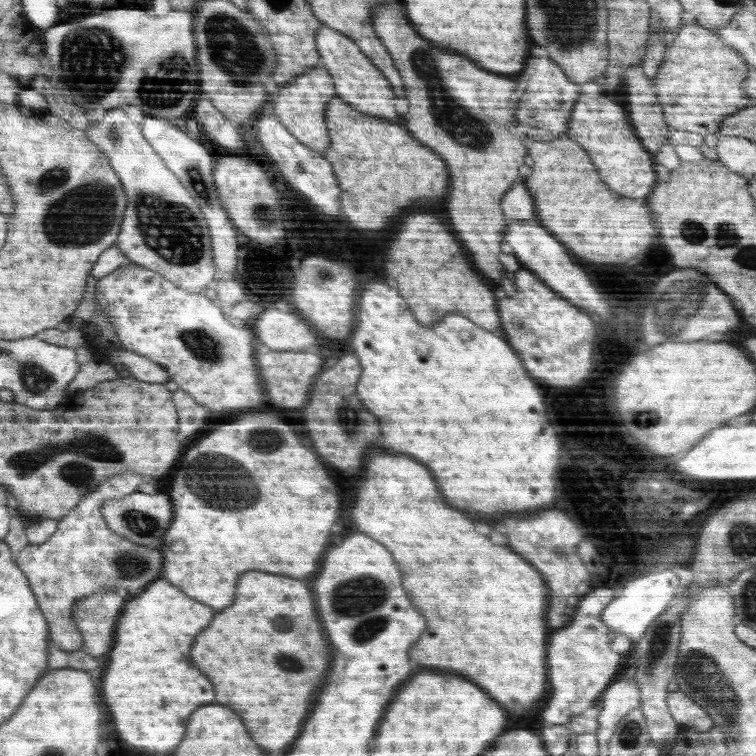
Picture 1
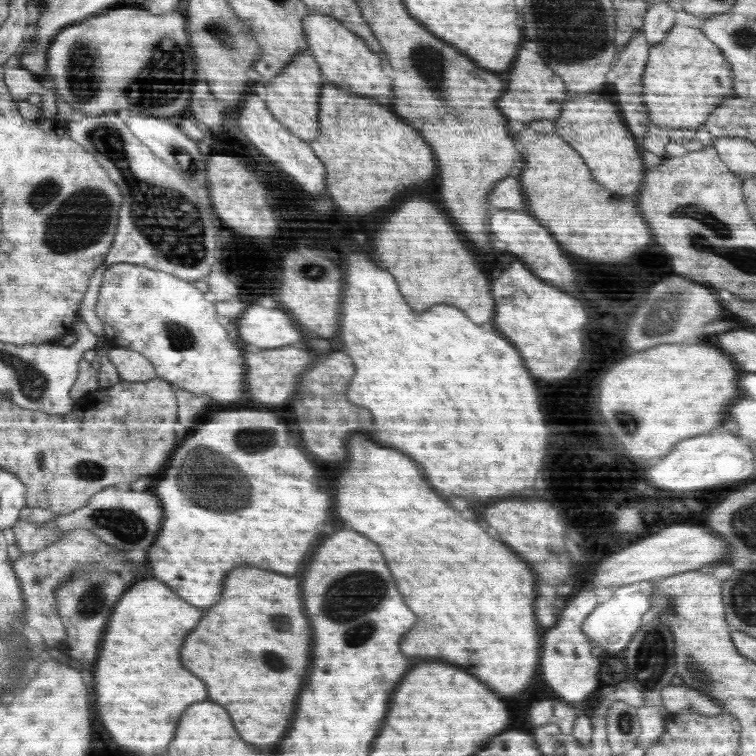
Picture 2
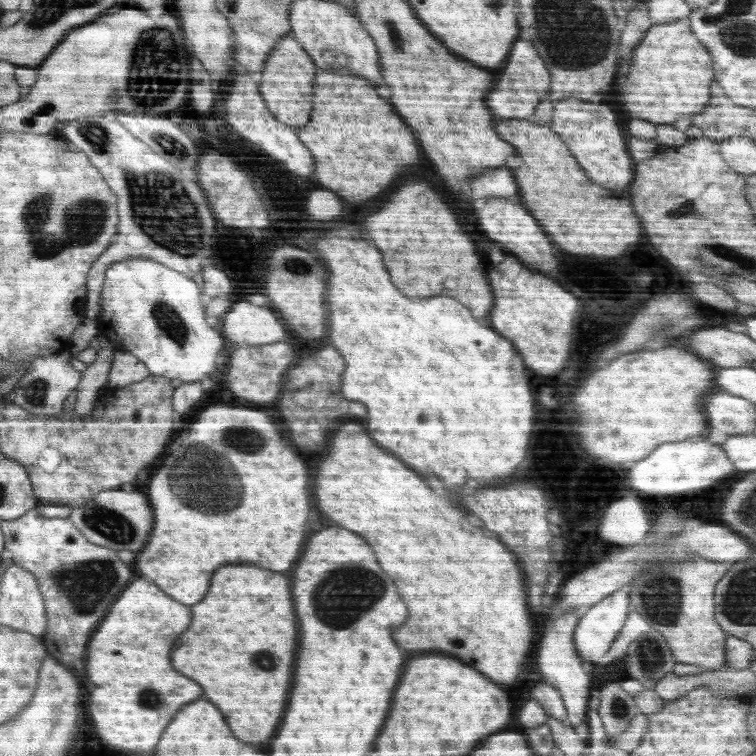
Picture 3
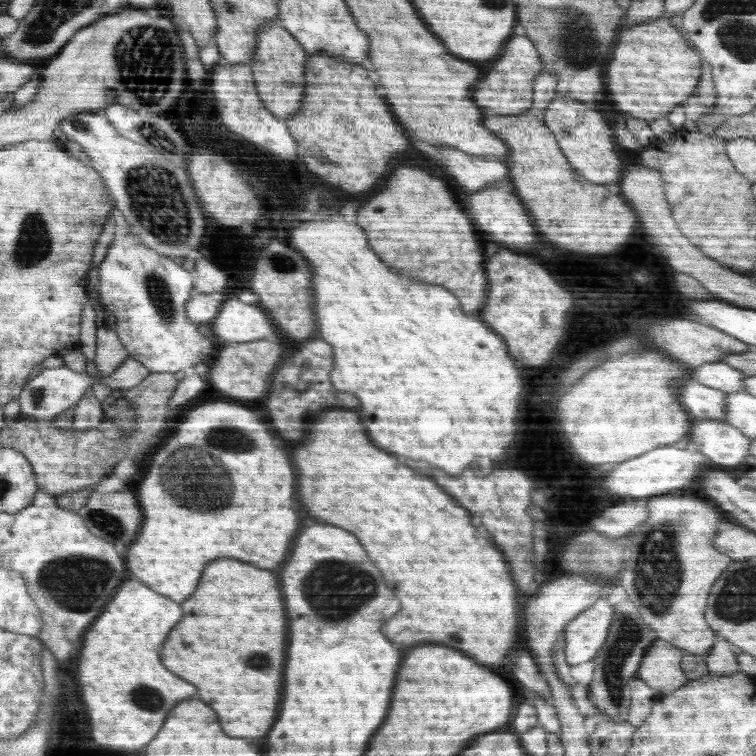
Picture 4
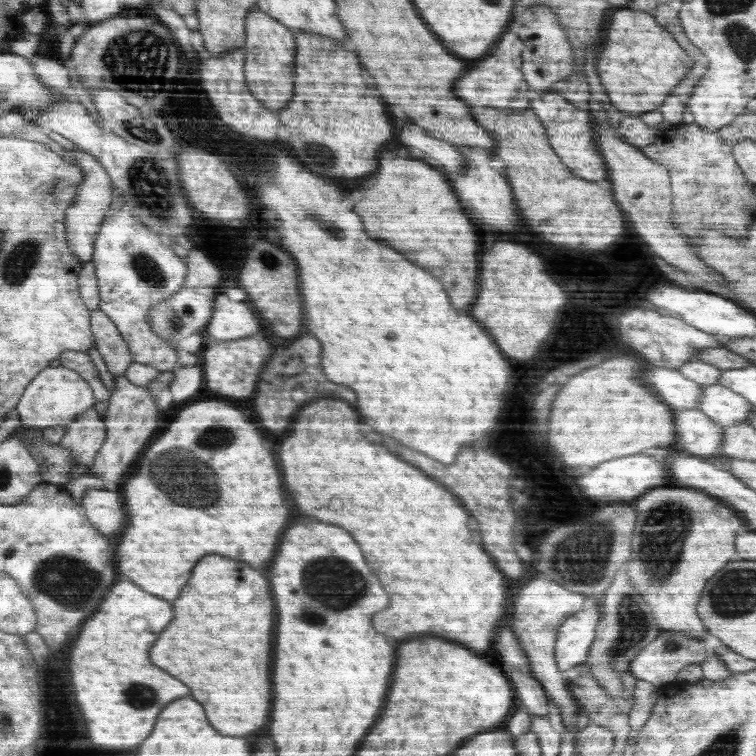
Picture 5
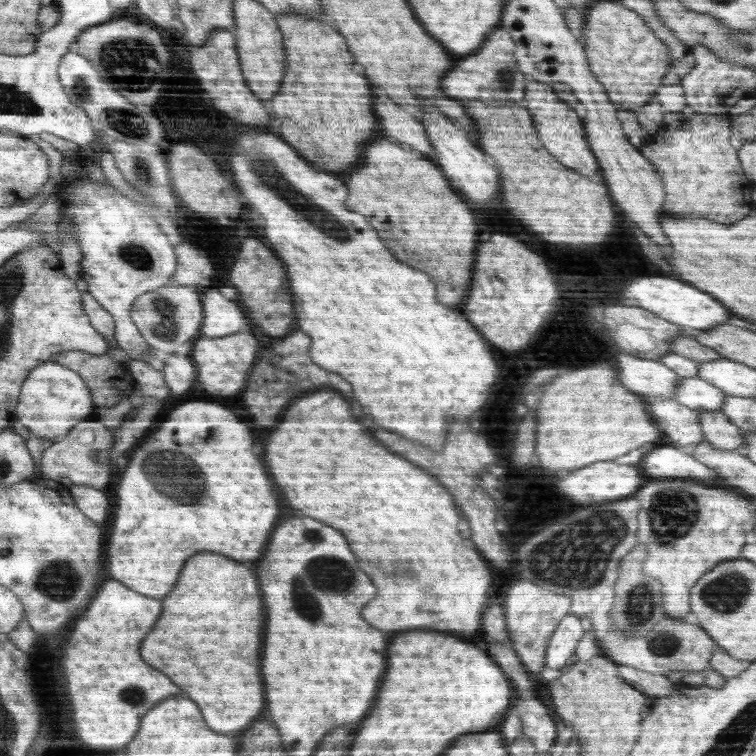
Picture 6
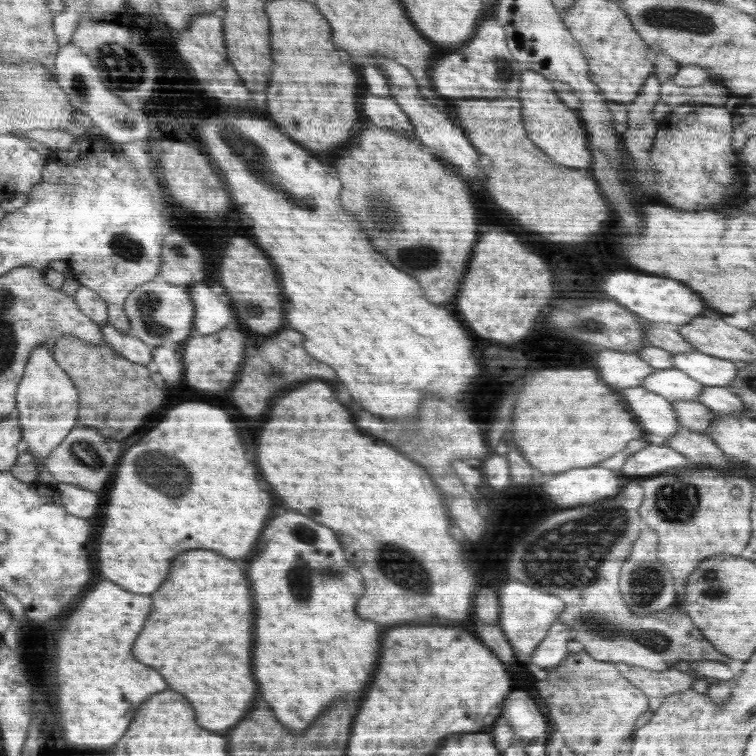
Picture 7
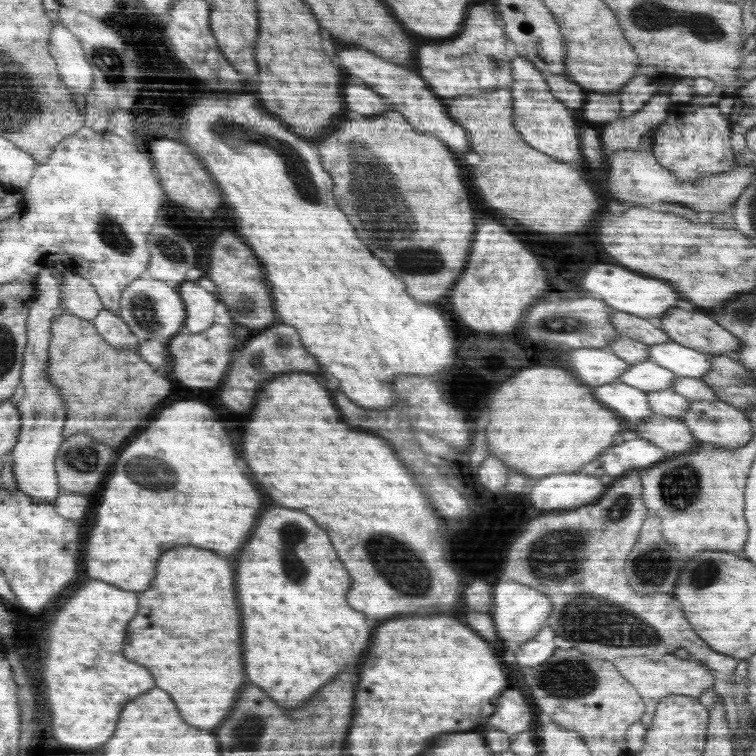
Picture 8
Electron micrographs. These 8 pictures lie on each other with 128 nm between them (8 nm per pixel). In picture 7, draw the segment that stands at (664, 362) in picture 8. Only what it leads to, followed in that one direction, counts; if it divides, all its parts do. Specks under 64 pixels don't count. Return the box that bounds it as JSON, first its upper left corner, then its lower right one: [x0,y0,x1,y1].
[671,351,740,387]

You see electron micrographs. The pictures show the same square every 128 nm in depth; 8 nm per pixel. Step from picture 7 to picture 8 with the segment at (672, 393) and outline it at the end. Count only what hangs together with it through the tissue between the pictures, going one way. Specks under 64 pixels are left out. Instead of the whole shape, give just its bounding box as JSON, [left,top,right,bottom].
[619,360,676,392]

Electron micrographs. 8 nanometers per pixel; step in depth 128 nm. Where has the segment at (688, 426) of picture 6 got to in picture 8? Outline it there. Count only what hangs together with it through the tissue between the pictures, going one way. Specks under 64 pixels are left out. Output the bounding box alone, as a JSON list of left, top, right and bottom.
[593,381,654,426]

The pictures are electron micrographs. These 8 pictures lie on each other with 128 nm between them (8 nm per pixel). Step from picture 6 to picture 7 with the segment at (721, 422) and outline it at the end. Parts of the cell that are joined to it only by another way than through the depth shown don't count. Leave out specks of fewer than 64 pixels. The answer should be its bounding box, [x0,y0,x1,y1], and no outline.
[673,400,714,434]

